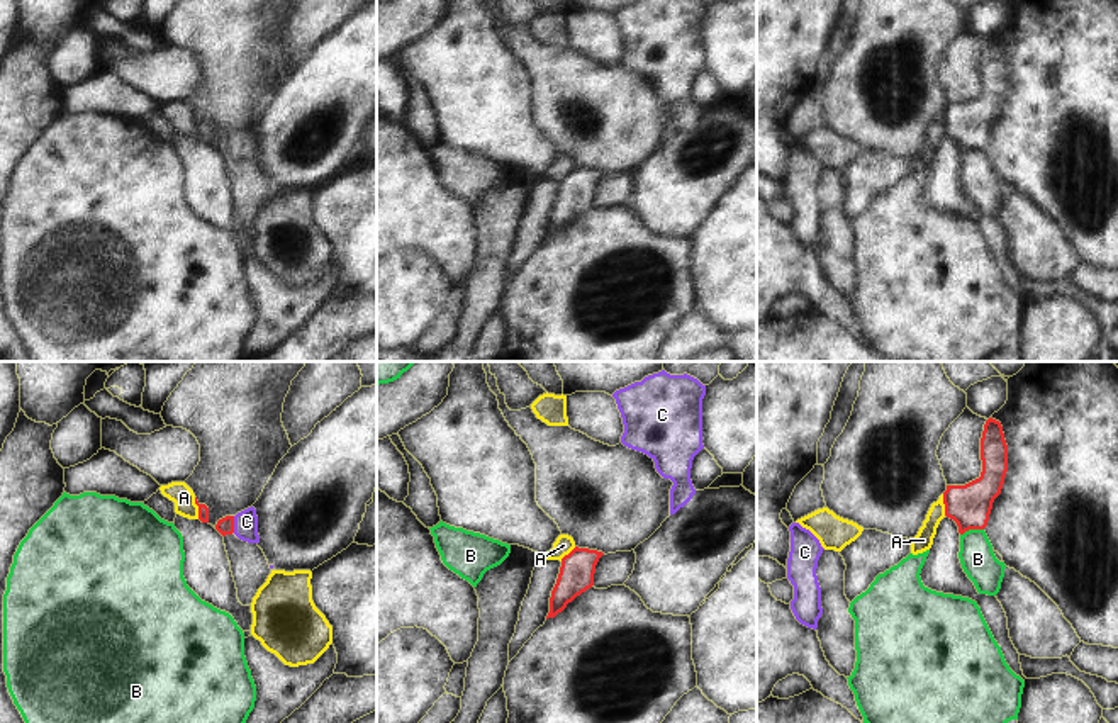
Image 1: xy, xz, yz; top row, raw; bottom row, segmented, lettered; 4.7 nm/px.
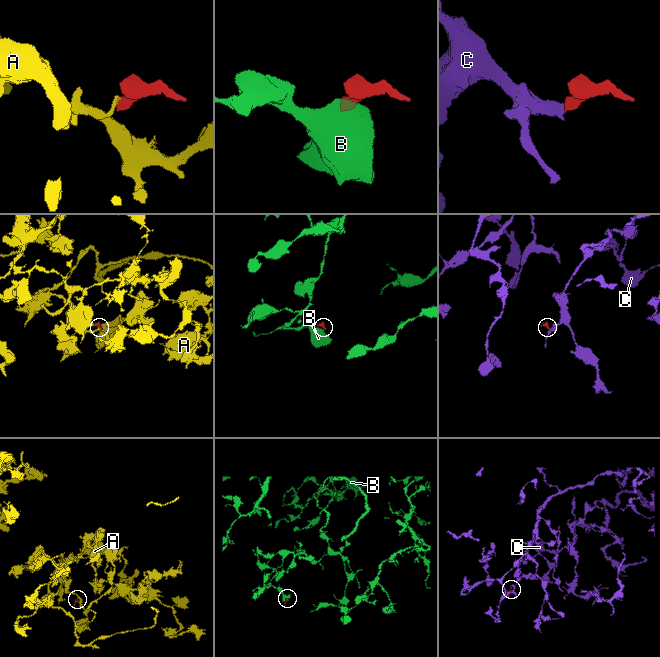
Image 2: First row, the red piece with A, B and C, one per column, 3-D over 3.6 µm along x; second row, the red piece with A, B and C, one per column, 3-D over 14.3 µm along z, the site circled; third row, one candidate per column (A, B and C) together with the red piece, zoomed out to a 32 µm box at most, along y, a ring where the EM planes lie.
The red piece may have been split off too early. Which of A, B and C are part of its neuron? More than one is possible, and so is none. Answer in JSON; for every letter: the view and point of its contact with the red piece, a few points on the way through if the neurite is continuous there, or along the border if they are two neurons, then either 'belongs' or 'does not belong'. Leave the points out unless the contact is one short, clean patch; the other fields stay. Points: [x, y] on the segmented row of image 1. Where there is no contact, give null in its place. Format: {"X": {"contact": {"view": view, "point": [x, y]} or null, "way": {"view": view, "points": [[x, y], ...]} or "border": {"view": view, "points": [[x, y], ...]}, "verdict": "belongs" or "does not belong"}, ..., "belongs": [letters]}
{"A": {"contact": {"view": "xy", "point": [199, 508]}, "border": {"view": "xy", "points": [[194, 498], [199, 518]]}, "verdict": "does not belong"}, "B": {"contact": {"view": "yz", "point": [971, 528]}, "border": {"view": "yz", "points": [[983, 528], [969, 528], [961, 535]]}, "verdict": "does not belong"}, "C": {"contact": {"view": "xy", "point": [233, 525]}, "way": {"view": "xy", "points": [[226, 525], [233, 525], [246, 521]]}, "verdict": "belongs"}, "belongs": ["C"]}

